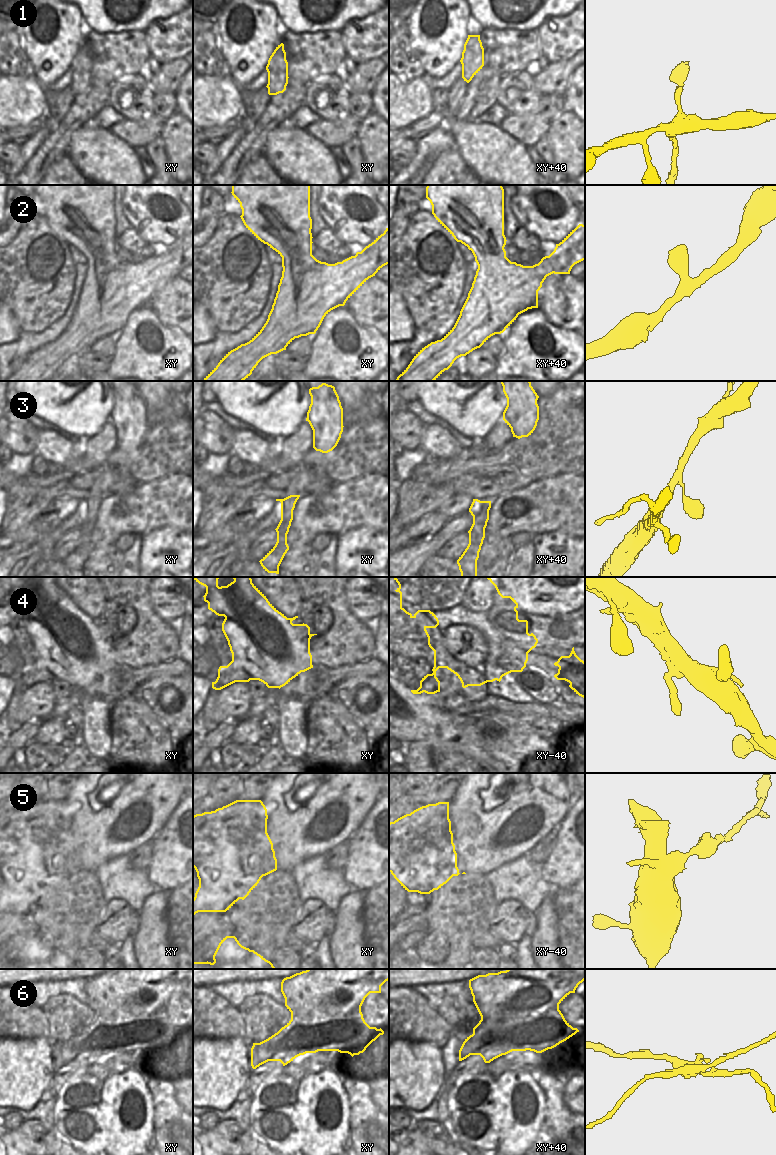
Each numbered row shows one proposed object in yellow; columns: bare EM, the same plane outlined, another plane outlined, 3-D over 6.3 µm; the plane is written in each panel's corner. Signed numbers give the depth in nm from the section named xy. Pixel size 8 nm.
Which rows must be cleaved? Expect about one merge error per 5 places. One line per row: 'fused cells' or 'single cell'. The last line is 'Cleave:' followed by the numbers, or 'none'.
1: single cell
2: single cell
3: single cell
4: single cell
5: fused cells
6: fused cells
Cleave: 5, 6

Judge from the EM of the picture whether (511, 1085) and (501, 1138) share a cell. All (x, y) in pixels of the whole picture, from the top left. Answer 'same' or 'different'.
same

